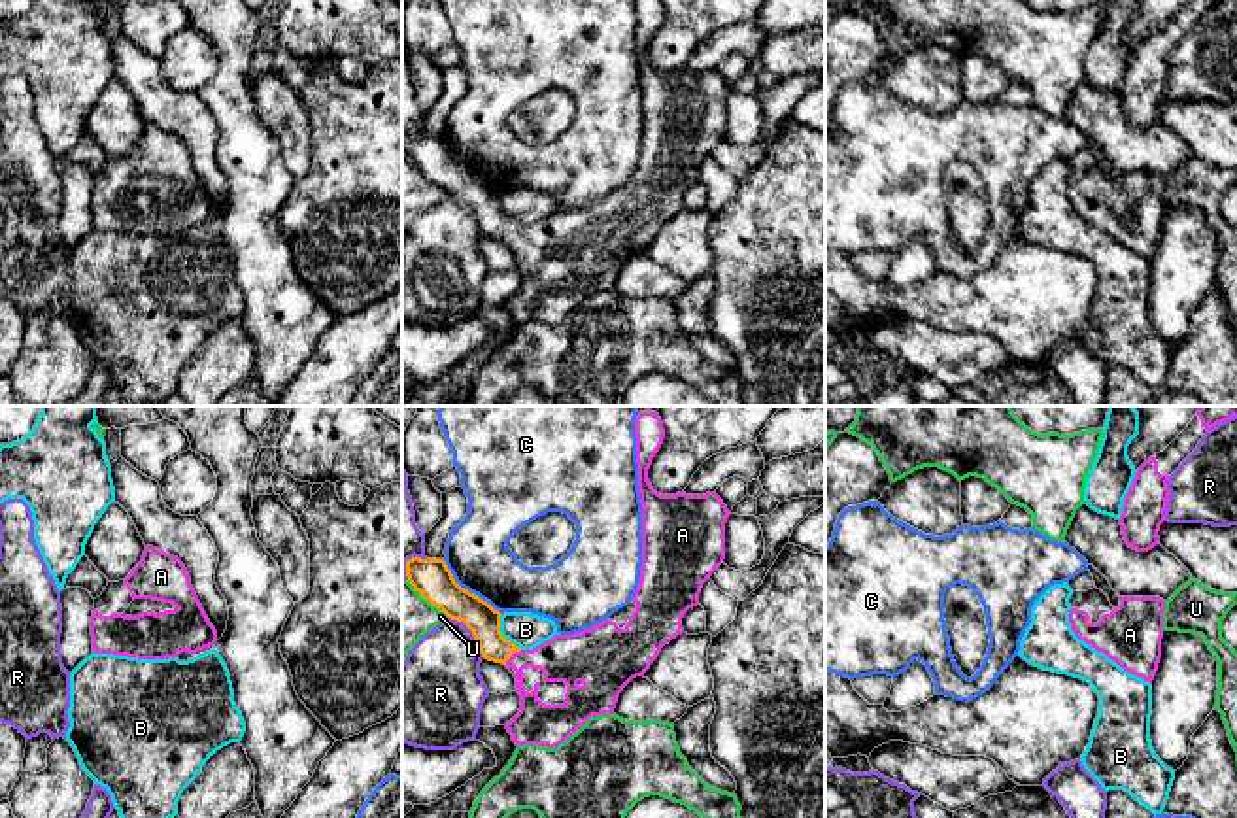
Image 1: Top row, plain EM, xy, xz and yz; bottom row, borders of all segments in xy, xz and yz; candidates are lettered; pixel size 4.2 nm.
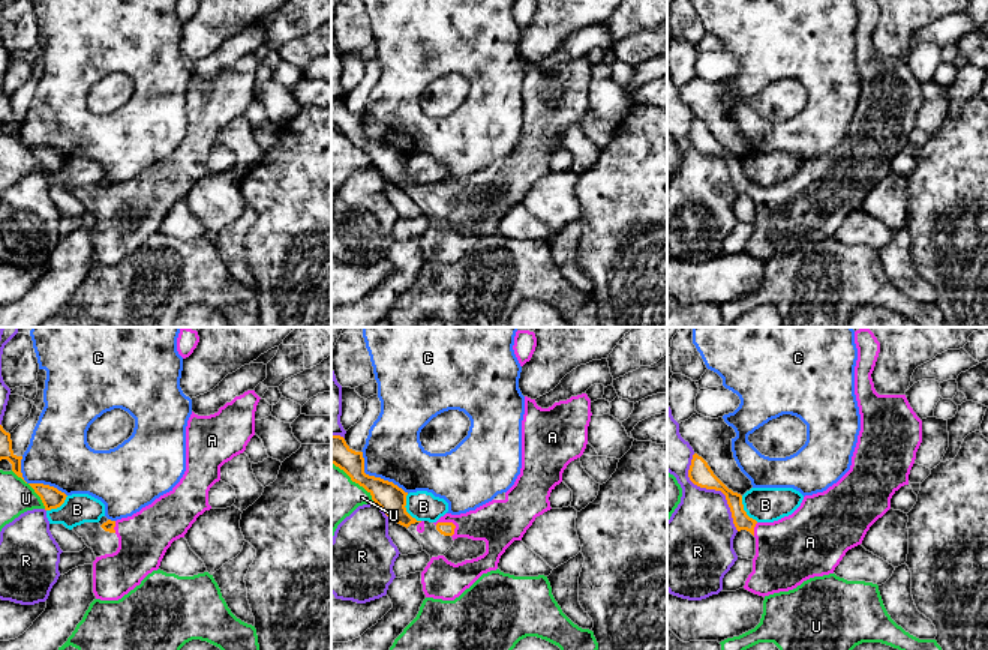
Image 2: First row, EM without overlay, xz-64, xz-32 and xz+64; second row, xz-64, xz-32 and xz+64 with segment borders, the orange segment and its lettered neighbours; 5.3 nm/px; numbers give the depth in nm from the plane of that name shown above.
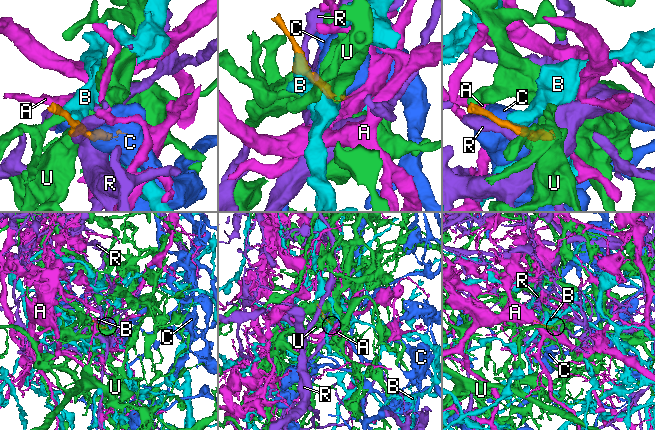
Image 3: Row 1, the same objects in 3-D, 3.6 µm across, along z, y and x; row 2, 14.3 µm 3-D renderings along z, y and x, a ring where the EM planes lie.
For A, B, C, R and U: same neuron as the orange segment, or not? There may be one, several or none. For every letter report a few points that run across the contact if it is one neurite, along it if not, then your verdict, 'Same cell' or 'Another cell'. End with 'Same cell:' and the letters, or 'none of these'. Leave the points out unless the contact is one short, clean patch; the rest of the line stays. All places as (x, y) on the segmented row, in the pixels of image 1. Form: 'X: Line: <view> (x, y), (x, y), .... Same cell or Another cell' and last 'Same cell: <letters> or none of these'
A: Line: xz (484, 622), (486, 630), (512, 652), (565, 658). Same cell
B: Another cell
C: Line: xz (442, 560), (461, 586), (486, 599), (501, 614). Another cell
R: Another cell
U: Another cell
Same cell: A

